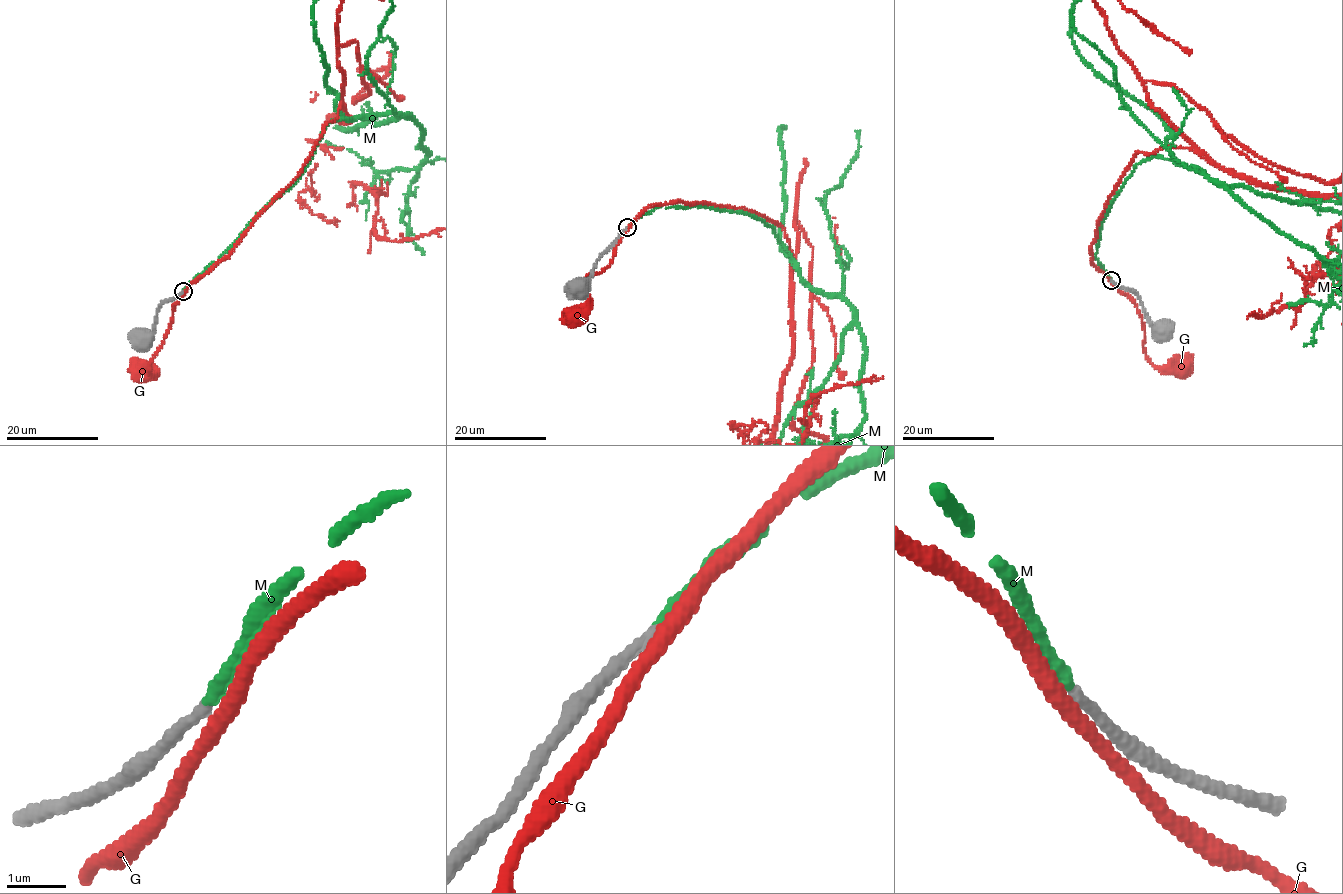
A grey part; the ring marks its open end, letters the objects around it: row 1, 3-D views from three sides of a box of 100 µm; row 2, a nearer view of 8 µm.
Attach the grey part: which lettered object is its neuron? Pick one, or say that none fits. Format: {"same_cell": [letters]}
{"same_cell": ["M"]}

